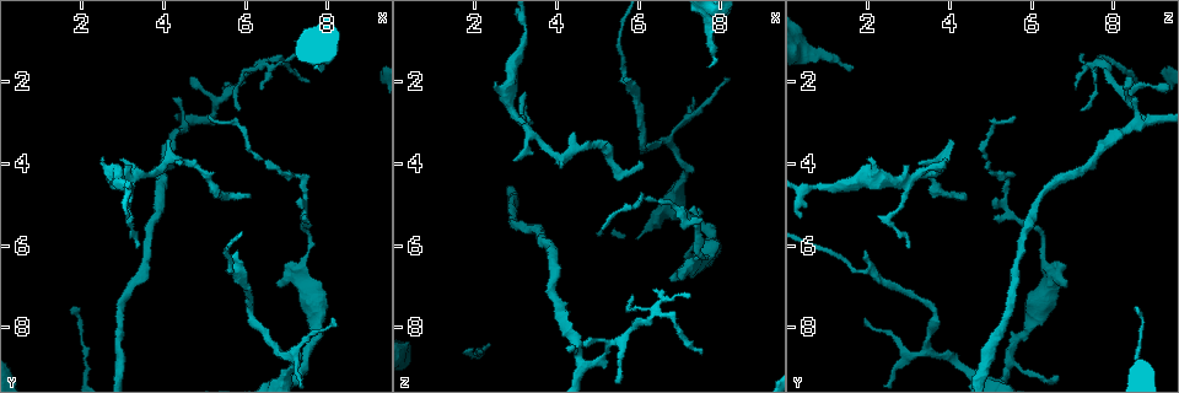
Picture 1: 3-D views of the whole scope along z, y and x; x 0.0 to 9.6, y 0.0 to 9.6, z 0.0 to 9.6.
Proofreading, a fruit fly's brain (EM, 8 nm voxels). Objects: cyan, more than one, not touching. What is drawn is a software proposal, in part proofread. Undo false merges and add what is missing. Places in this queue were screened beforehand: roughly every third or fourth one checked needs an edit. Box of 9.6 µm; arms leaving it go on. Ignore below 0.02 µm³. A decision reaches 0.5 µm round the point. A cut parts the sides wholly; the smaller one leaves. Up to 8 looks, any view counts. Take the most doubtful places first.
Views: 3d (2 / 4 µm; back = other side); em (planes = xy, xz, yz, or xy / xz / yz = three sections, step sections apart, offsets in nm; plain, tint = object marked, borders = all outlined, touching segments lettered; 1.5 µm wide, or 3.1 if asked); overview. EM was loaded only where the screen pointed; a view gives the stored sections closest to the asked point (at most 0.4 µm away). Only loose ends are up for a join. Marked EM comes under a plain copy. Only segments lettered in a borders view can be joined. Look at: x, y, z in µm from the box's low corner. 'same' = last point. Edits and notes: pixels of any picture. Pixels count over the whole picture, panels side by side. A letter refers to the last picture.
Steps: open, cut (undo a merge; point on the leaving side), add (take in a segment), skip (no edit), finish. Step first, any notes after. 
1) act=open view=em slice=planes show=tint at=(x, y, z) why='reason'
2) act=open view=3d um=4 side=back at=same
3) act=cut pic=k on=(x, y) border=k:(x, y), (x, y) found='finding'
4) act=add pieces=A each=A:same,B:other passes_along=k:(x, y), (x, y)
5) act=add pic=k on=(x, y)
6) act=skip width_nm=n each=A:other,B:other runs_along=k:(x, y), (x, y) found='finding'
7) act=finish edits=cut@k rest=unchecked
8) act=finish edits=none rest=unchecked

act=open view=3d um=4 side=back at=(7.50, 2.05, 8.65) why='branch stops here'

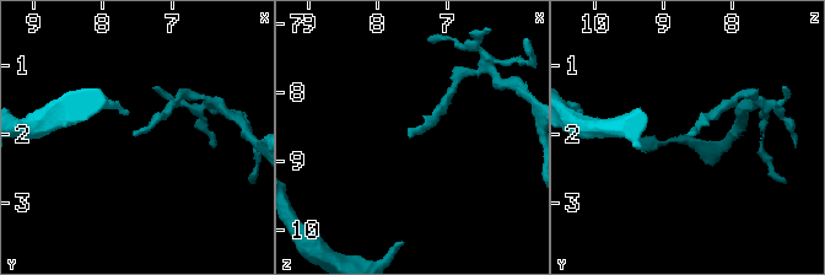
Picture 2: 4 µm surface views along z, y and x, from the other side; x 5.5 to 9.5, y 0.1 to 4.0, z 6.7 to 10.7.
act=open view=em slice=xz step=8 show=tint at=(7.60, 2.00, 8.65)

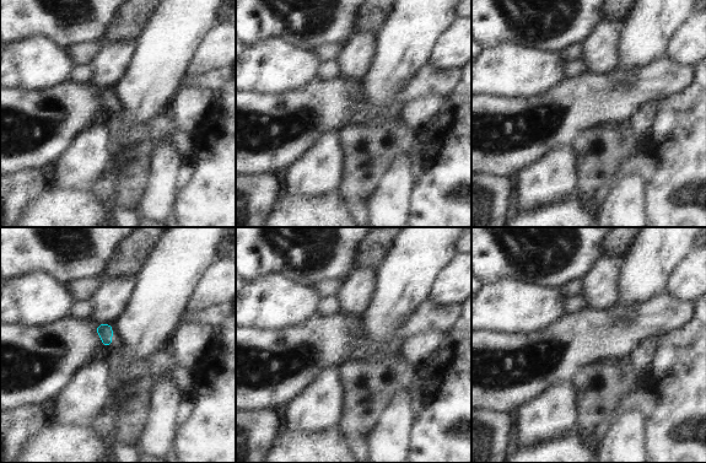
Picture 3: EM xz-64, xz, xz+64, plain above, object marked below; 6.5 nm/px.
act=open view=em slice=planes show=borders at=same why='cut it another way'

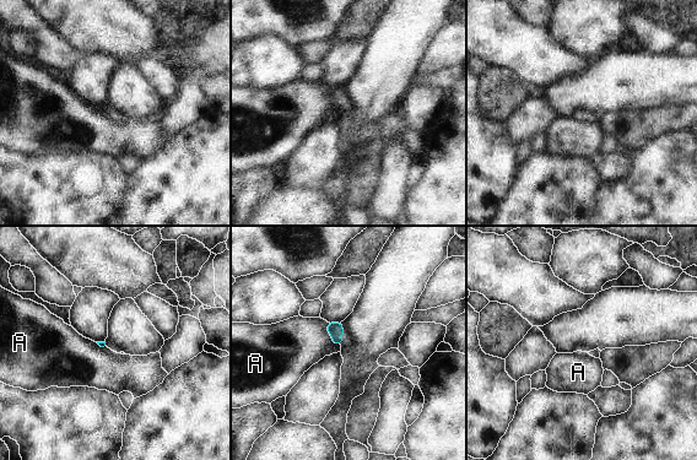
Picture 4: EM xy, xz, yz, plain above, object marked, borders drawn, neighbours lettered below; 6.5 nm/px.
act=skip each=A:other found='no lettered segment goes on from it'

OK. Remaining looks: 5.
act=open view=em slice=planes show=tint at=(5.80, 6.15, 1.95) why='free end'

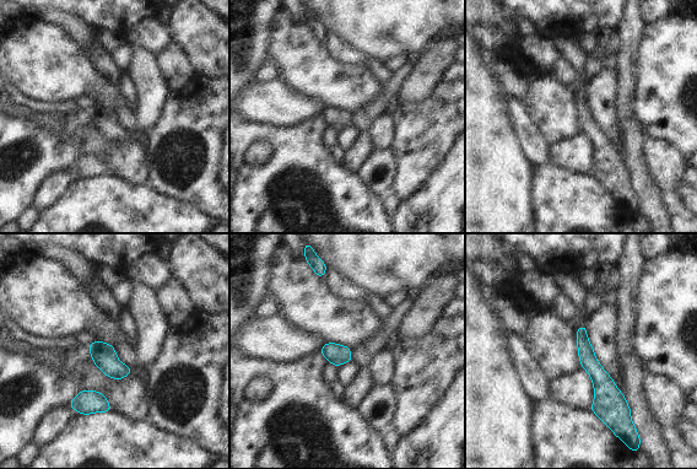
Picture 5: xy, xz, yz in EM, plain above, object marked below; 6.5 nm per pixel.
act=open view=em slice=planes show=borders at=same why='see the neighbours'

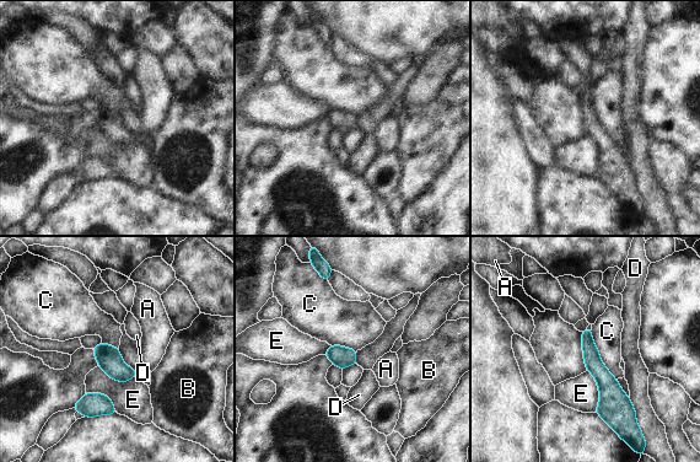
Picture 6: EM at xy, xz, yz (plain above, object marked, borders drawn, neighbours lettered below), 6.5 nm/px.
act=skip longest_contact=C:380nm each=A:other,B:other,C:other,D:other,E:other found='none of them fits'

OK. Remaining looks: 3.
act=open view=3d um=2 at=(8.05, 7.75, 1.90) why='branch stops here'

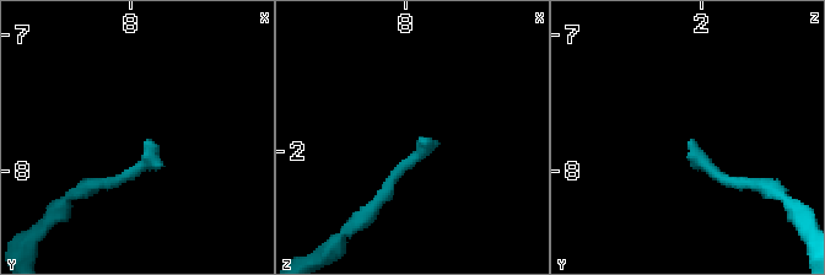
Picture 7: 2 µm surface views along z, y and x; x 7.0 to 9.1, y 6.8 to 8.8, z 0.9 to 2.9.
act=open view=em slice=planes show=borders at=(8.08, 7.78, 1.96) why='need the tissue'

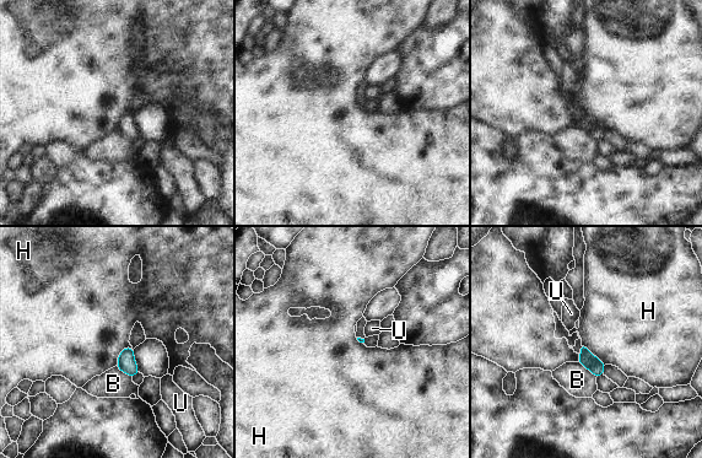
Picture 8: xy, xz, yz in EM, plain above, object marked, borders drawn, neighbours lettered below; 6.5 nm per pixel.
act=skip longest_contact=H:220nm each=B:other,H:other,U:other border=8:(582, 343), (604, 365) found='none of them fits'

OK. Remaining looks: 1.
act=finish edits=none rest=unchecked

